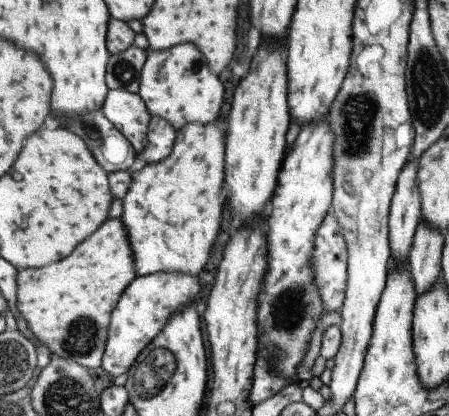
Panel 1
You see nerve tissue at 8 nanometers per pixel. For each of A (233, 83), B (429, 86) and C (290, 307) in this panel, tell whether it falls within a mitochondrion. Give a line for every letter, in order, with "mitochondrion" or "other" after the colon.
A: other
B: mitochondrion
C: mitochondrion

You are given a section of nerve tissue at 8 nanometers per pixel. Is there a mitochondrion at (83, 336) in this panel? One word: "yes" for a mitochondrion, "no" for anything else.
yes

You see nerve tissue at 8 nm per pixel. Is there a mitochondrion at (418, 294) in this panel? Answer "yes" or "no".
no

